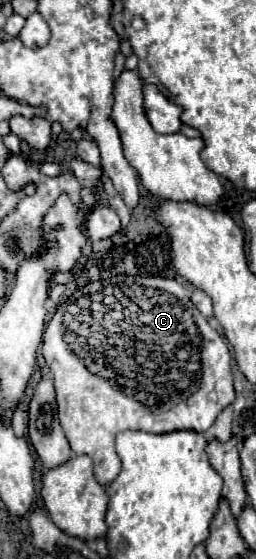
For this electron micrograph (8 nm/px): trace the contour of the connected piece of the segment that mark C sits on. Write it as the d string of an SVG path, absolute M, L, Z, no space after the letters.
M113 275L109 279L87 283L67 297L43 331L41 355L53 377L57 393L57 415L65 437L75 455L89 455L95 463L95 479L101 485L111 483L117 473L115 435L127 429L161 433L165 429L145 429L143 413L167 413L177 403L191 397L201 387L213 391L213 403L233 403L231 355L223 337L193 307L191 293L175 279Z

